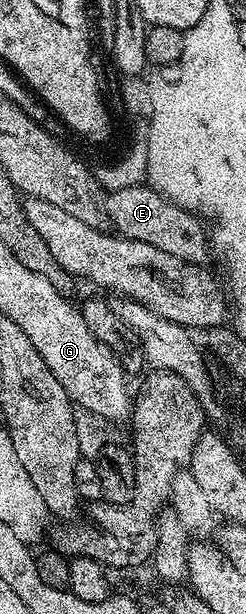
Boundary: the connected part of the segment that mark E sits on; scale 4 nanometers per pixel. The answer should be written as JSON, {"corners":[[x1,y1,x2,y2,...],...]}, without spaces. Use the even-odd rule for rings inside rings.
{"corners":[[147,184,109,192,102,204,110,225,112,221,111,228,121,237,129,237,138,243,150,243,150,247,158,247,169,255,178,255,178,259,186,259,195,265,204,265,207,257,210,257,210,237,205,222,193,210,167,201,157,189]]}

